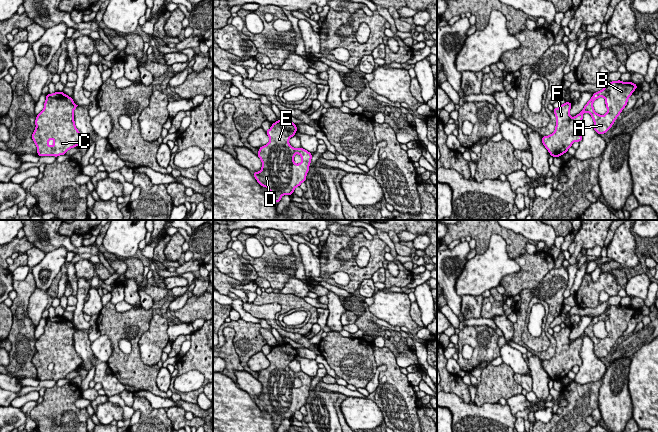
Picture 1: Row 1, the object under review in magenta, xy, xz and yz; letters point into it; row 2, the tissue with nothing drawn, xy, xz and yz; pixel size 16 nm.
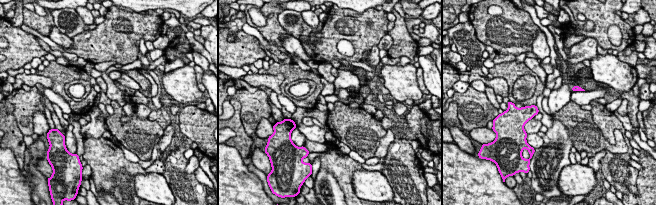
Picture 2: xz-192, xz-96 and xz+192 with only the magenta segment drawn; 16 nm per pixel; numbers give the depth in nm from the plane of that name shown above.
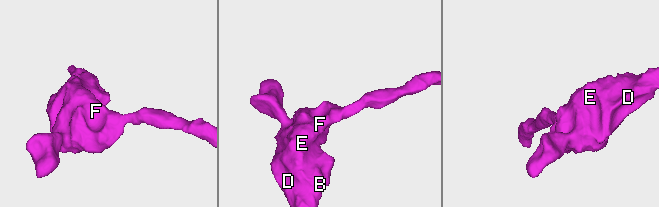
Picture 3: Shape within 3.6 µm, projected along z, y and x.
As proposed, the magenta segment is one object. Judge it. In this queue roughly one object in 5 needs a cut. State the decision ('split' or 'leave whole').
leave whole

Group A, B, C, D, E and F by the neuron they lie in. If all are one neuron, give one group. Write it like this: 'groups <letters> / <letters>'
groups A B C D E F

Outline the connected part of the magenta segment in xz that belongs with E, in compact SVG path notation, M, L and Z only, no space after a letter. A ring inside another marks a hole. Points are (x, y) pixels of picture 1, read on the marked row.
M278 120L266 131L270 138L268 144L259 148L258 157L262 161L262 168L253 175L257 182L271 191L276 203L283 195L291 195L296 187L305 182L309 171L312 154L303 148L293 148L289 139L295 135L296 125L288 120ZM298 153L302 162L294 163L294 156Z

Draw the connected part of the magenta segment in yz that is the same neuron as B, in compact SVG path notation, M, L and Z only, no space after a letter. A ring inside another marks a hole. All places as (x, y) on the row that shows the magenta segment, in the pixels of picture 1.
M611 81L610 84L606 84L606 86L599 92L593 94L592 98L588 101L588 103L584 106L584 109L575 117L571 117L569 112L572 104L570 102L566 102L565 104L561 104L559 108L554 108L553 112L556 116L556 127L555 131L549 136L542 137L542 143L549 151L550 155L553 157L559 157L568 151L568 148L572 146L575 141L581 142L582 136L580 133L580 126L582 123L583 113L588 112L594 121L594 130L599 134L606 133L614 124L616 118L620 115L621 111L627 105L628 98L635 91L638 85L630 82L622 82ZM599 98L605 98L605 104L607 107L607 113L605 115L599 115L594 111L593 102Z

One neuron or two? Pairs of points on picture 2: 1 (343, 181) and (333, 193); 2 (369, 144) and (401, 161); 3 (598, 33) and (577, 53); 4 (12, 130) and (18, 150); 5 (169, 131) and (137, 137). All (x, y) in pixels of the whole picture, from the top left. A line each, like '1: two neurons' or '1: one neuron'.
1: two neurons
2: two neurons
3: two neurons
4: one neuron
5: two neurons

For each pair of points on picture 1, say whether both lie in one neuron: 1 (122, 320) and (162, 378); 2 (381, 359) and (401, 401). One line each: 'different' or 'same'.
1: different
2: same

